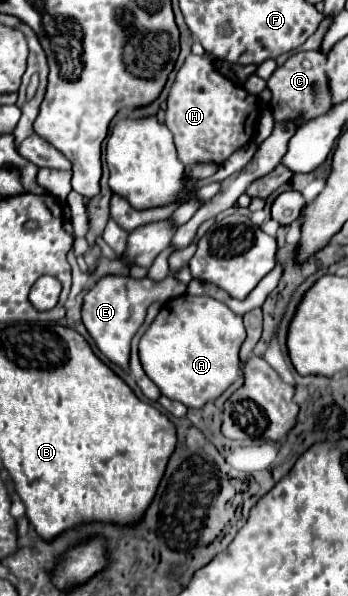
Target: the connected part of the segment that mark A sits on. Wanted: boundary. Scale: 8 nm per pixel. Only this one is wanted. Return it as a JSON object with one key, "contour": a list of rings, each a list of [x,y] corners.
{"contour":[[[183,294],[169,300],[159,310],[153,324],[141,336],[139,358],[145,374],[157,384],[163,396],[169,400],[183,402],[187,408],[203,408],[207,402],[217,400],[239,376],[239,348],[245,342],[243,318],[229,310],[223,302],[211,296],[191,296]]]}

